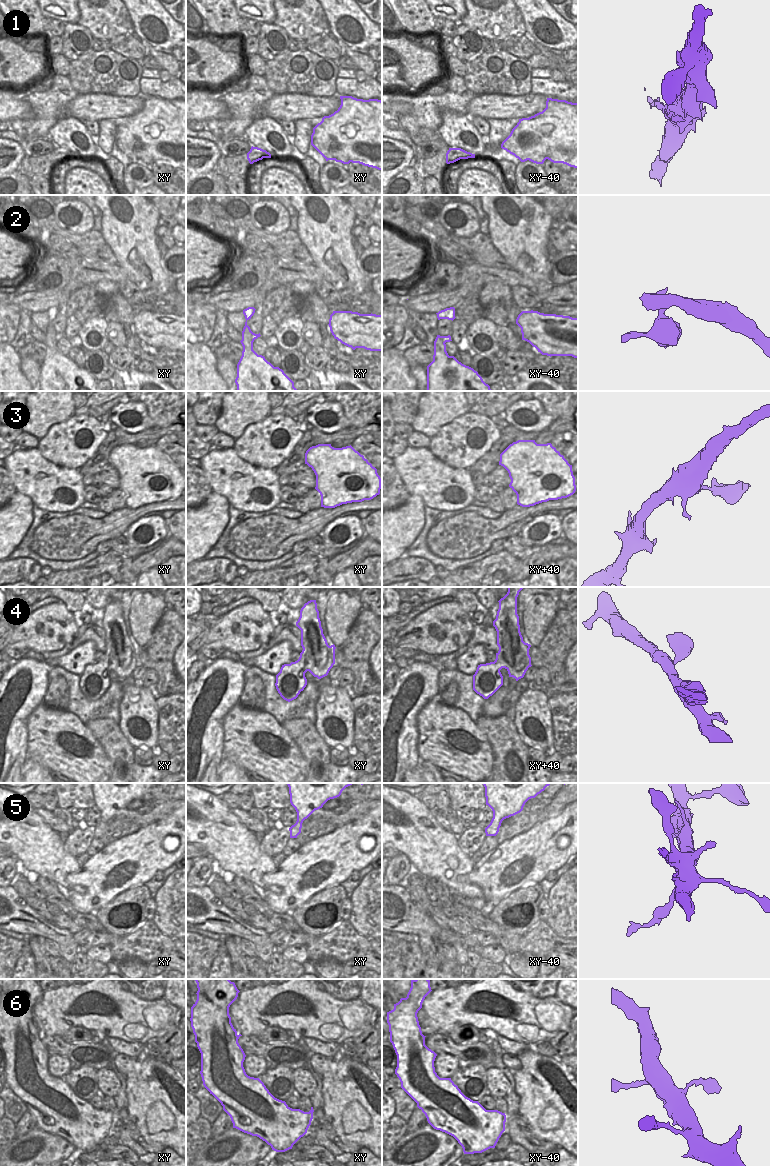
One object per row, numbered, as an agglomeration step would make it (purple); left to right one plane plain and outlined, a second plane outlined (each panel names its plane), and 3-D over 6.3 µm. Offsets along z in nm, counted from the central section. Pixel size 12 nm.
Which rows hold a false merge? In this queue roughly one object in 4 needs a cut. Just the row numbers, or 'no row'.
1, 2, 5

